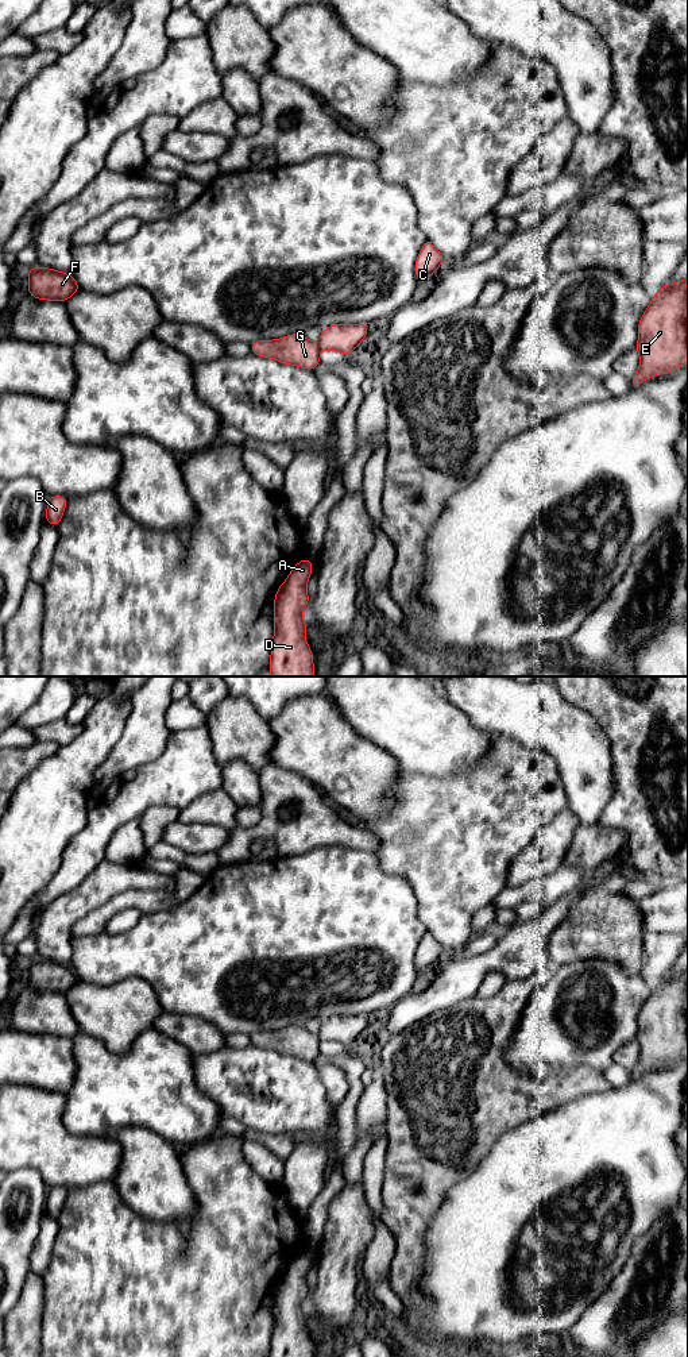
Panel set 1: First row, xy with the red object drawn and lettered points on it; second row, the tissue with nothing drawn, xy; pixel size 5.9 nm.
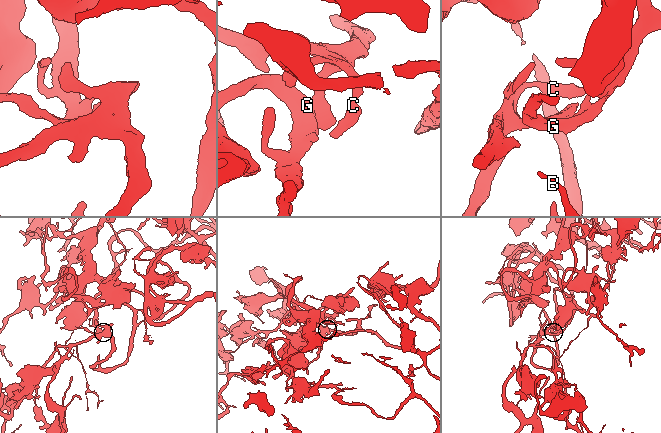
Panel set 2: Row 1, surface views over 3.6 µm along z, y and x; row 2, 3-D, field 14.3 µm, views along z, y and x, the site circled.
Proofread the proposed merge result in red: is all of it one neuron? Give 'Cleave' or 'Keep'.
Keep

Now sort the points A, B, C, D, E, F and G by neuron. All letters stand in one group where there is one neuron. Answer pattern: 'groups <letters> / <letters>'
groups A B C D E F G

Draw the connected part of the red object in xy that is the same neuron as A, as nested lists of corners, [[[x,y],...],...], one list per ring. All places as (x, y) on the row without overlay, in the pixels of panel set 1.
[[[310,1250],[298,1253],[290,1262],[285,1275],[278,1279],[274,1292],[274,1331],[271,1337],[270,1357],[313,1357],[313,1343],[306,1335],[308,1316],[302,1311],[302,1302],[309,1295],[306,1275],[312,1265]]]

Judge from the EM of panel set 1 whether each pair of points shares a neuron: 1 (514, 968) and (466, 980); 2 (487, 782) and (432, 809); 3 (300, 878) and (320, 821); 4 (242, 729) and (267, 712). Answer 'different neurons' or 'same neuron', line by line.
1: same neuron
2: same neuron
3: different neurons
4: different neurons

